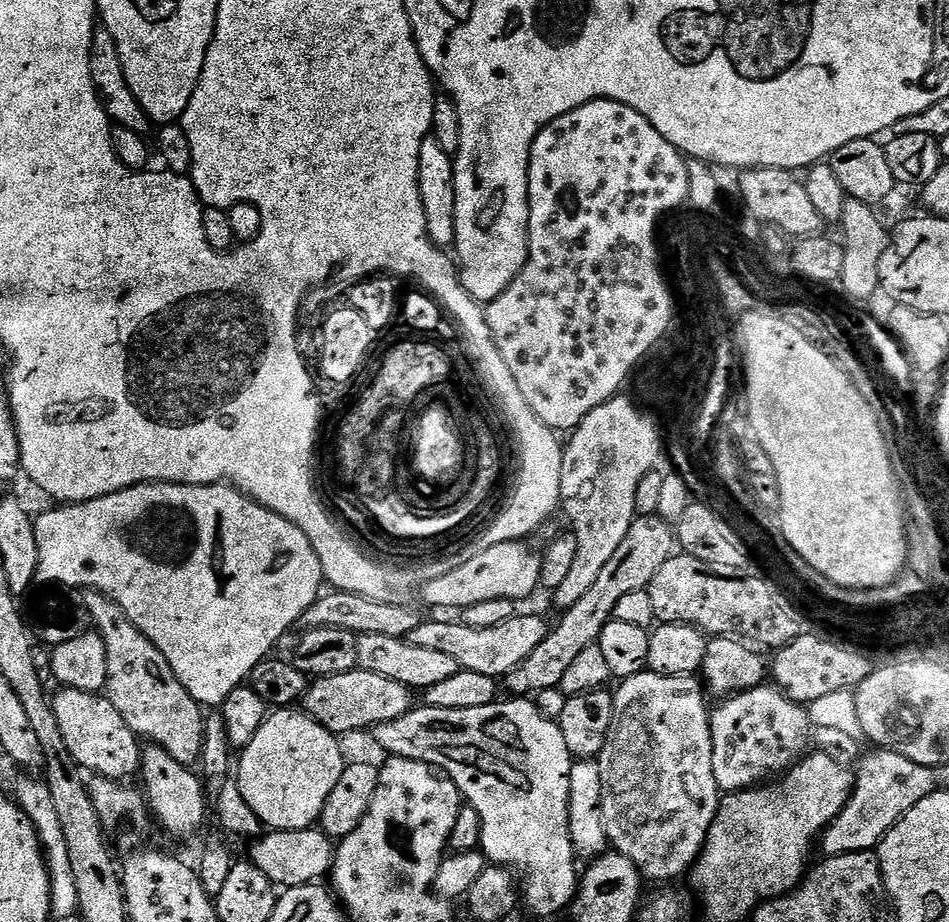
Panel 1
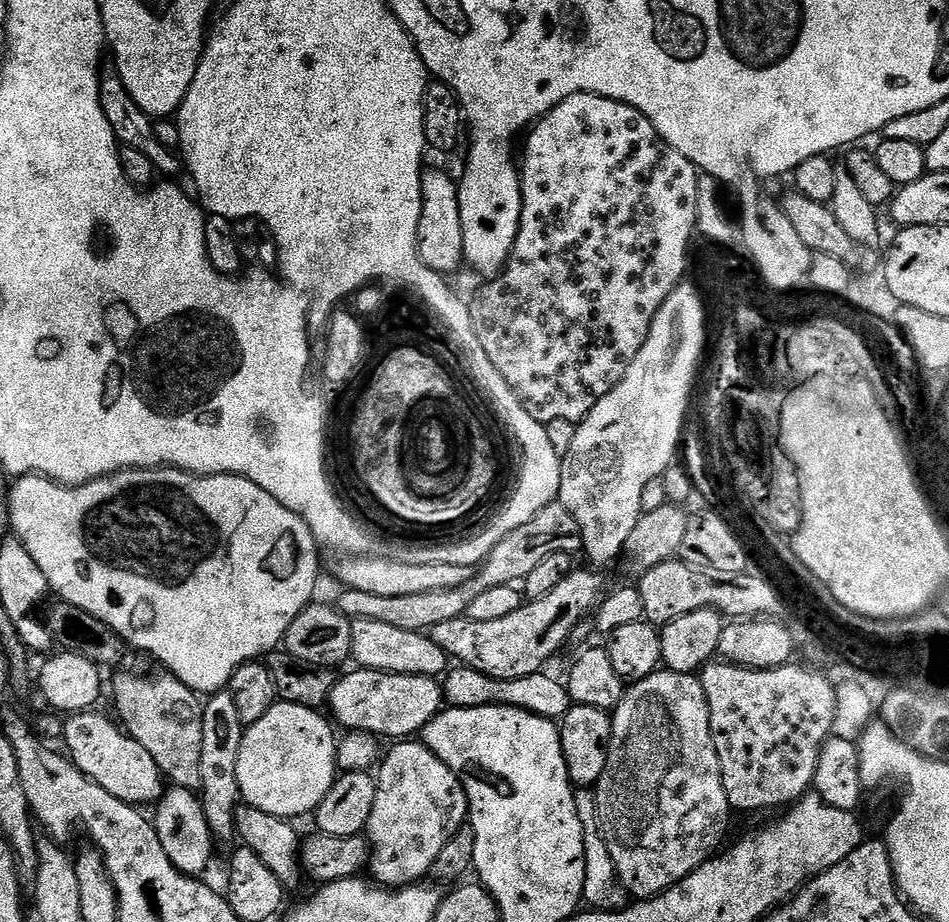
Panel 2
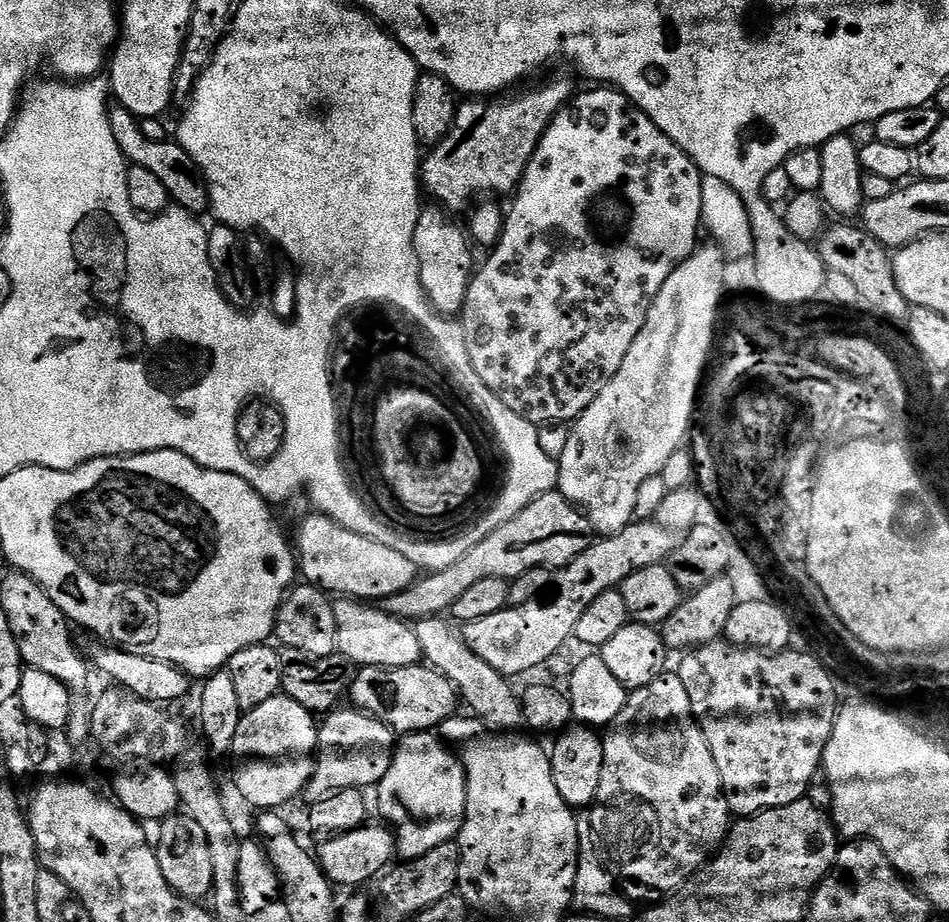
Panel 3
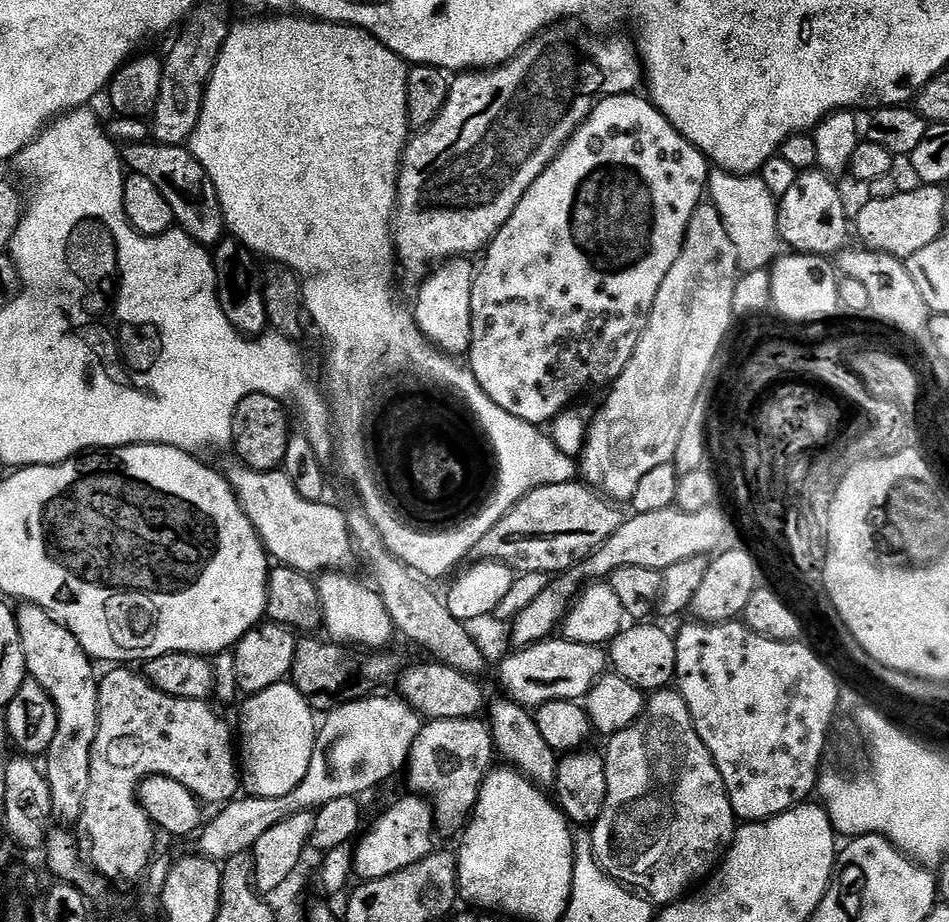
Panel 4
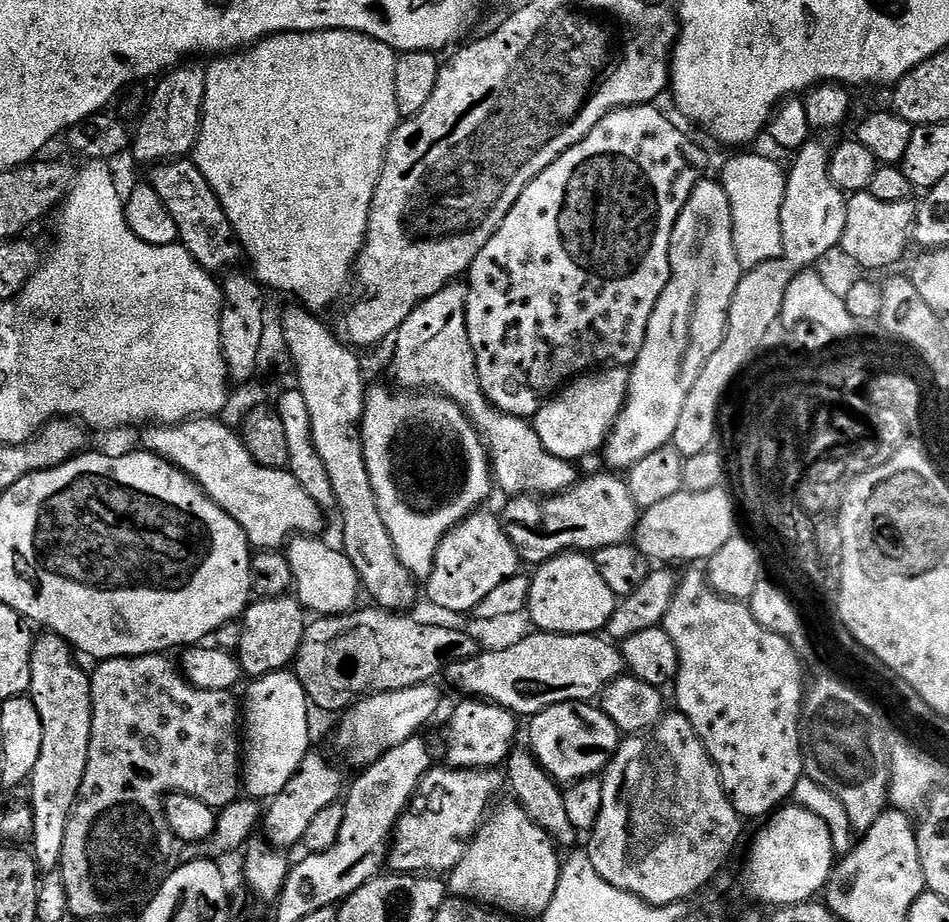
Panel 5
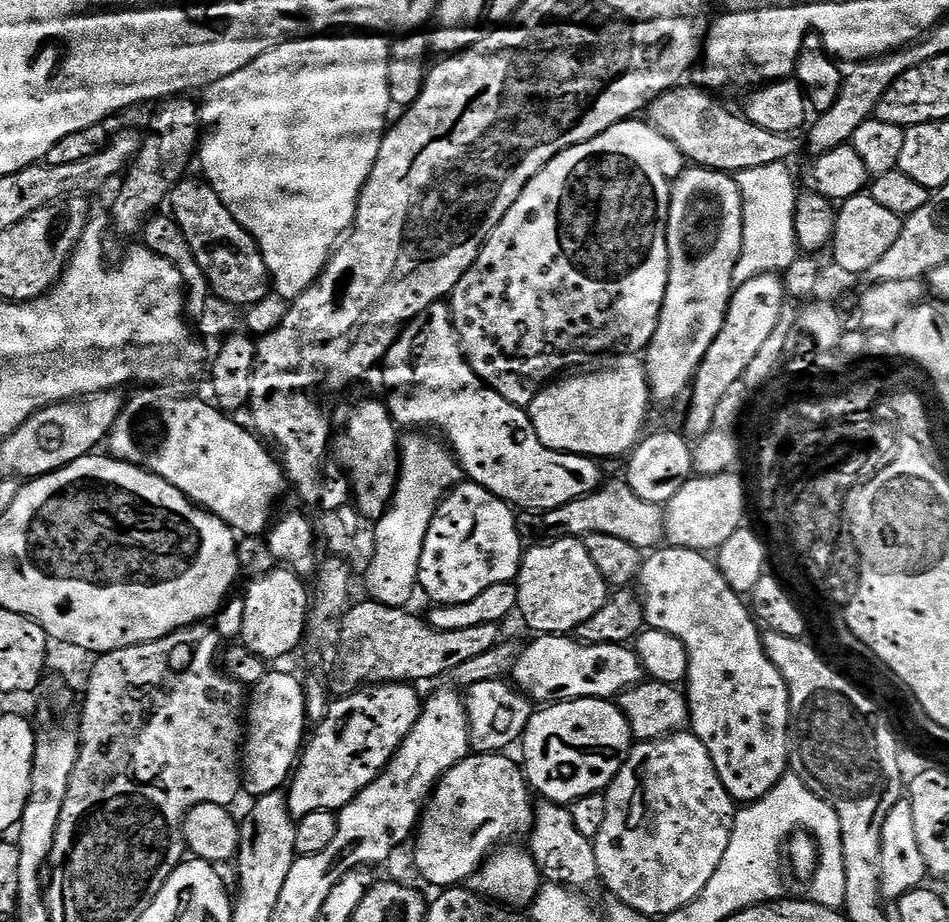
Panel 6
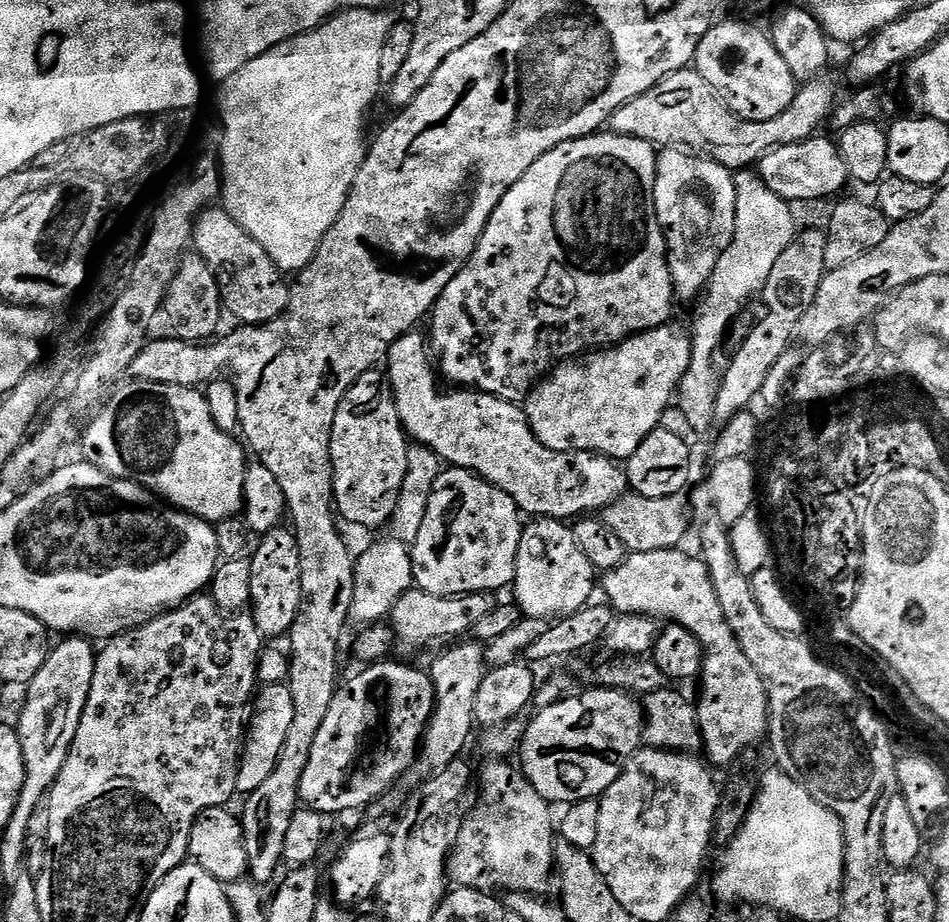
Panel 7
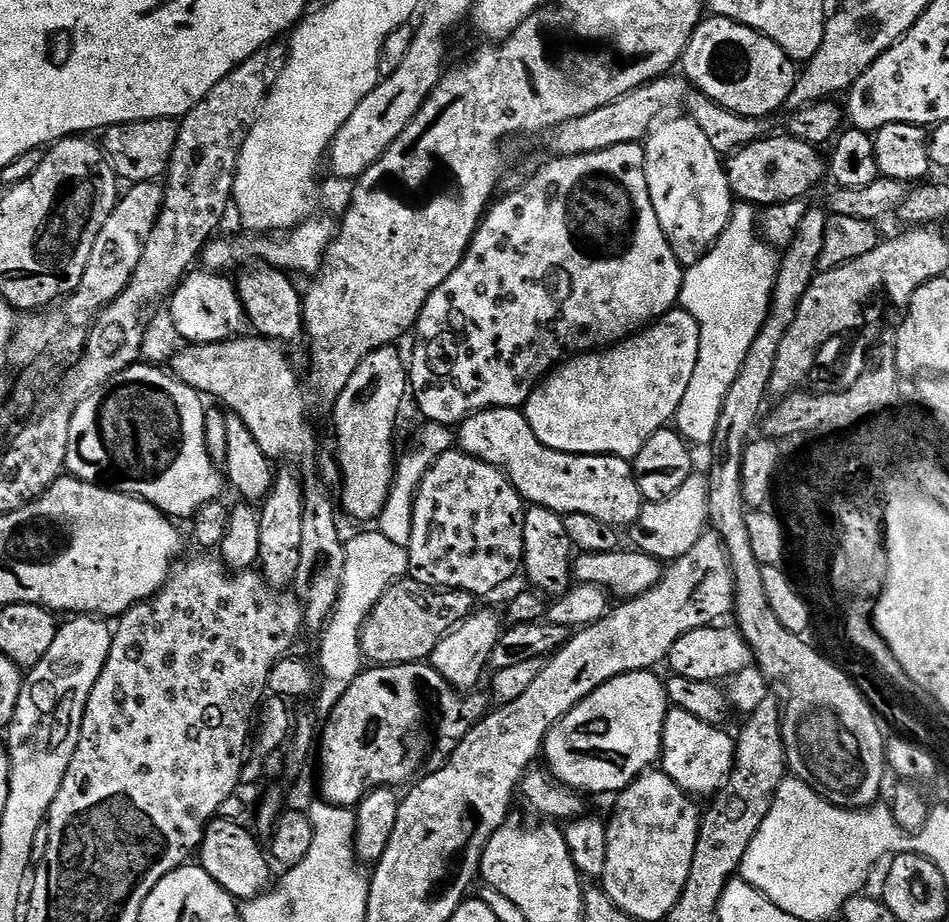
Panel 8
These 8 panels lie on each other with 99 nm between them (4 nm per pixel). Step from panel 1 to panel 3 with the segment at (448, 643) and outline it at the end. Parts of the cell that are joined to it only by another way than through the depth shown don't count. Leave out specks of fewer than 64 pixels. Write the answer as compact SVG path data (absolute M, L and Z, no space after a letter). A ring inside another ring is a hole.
M636 520L620 532L597 539L585 552L578 554L578 558L559 569L553 575L552 587L543 596L525 604L513 604L487 618L463 622L463 640L474 654L507 678L532 672L542 667L568 639L571 641L575 637L578 618L586 614L590 602L594 602L598 594L619 589L620 583L630 578L630 574L646 570L646 566L665 563L673 547L674 536L669 529L652 520Z

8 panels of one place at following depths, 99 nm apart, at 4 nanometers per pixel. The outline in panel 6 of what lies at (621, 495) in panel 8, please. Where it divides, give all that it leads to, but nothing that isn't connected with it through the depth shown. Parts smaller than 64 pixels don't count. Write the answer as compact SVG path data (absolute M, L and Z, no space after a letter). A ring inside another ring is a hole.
M447 303L430 306L406 325L384 355L383 368L384 384L392 391L386 397L386 405L395 423L400 426L405 424L408 430L415 429L415 424L425 424L423 427L428 430L437 428L441 433L436 432L455 453L463 475L471 483L490 490L490 494L511 504L513 509L543 514L558 506L566 506L566 502L574 502L600 487L601 468L593 457L547 448L542 438L538 438L527 411L506 402L502 394L483 384L478 374L474 374L464 356L464 345L460 342L460 335L452 321L452 310Z

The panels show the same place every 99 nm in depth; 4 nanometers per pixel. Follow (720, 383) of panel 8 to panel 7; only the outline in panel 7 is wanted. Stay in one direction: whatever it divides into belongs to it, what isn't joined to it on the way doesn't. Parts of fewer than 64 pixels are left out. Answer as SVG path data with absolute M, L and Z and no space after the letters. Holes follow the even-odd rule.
M737 171L734 179L736 182L736 233L730 242L730 246L724 251L718 266L714 270L714 274L708 280L706 295L699 301L699 304L701 304L700 309L696 312L696 321L690 324L692 361L678 389L680 412L684 415L685 422L696 432L704 432L711 424L714 424L716 391L720 389L722 376L718 368L716 372L716 368L712 363L716 360L716 351L719 350L720 343L723 342L724 335L728 332L728 327L735 322L736 315L743 310L744 303L751 296L759 297L763 293L766 278L770 278L770 270L774 270L774 262L778 262L778 258L782 258L786 246L790 246L790 242L796 239L798 235L796 220L792 217L793 205L778 194L774 194L774 190L770 190L770 186L766 186L766 182L762 182L755 171Z

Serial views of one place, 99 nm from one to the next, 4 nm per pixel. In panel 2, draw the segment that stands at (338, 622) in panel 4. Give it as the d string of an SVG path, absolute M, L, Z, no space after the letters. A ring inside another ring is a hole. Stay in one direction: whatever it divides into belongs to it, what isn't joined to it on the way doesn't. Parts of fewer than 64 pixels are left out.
M373 620L352 621L351 659L357 660L360 668L390 674L410 674L411 676L440 678L450 668L450 658L446 650L442 650L442 646L435 644L431 635L398 630L395 626L386 626L386 622L374 622Z

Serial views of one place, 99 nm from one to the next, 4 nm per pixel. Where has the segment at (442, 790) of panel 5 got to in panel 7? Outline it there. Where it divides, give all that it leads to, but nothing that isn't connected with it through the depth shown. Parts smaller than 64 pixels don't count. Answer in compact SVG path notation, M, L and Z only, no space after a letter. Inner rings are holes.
M504 758L489 759L489 764L478 772L480 801L465 815L456 843L448 857L448 876L458 888L477 888L479 892L495 893L504 888L505 893L527 892L529 896L548 898L558 884L554 871L556 867L556 846L554 843L553 805L549 804L538 790L525 778L515 763Z

